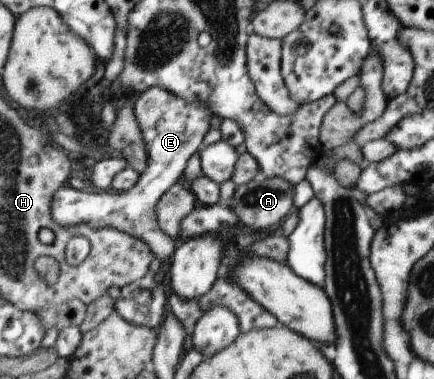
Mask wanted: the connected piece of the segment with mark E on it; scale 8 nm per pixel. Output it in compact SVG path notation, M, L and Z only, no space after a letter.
M155 86L143 92L136 100L135 116L141 126L143 138L146 140L149 164L149 168L143 172L137 186L117 194L106 193L106 191L95 192L89 189L79 190L67 184L61 186L51 202L53 220L64 228L89 224L95 230L117 228L121 232L133 234L151 245L151 250L162 260L164 269L167 271L175 250L174 240L167 234L163 234L159 226L157 204L161 200L161 194L179 180L189 156L193 152L198 152L201 138L209 130L211 110L203 100L185 102L169 94L168 90Z

